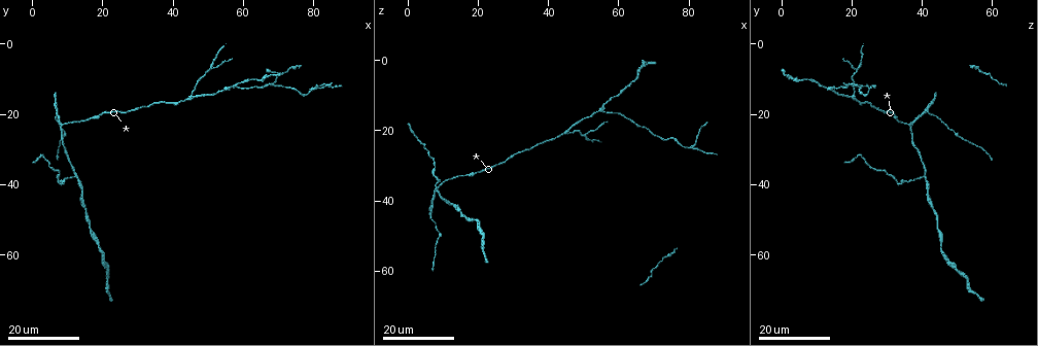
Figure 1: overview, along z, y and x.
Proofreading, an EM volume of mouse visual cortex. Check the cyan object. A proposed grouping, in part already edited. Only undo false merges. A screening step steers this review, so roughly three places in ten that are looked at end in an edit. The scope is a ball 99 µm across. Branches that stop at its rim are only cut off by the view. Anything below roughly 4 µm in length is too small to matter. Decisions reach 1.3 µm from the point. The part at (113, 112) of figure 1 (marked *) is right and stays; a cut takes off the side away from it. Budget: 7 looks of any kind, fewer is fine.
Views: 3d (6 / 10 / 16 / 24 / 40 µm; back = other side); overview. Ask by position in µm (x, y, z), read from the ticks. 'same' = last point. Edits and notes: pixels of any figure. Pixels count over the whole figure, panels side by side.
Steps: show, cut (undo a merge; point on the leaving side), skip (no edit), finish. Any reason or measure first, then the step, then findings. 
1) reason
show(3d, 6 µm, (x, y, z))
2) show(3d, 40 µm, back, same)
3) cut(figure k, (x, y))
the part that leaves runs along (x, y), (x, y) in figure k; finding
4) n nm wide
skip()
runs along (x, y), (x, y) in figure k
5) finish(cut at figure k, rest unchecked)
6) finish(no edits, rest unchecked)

a fork
show(3d, 24 µm, (13.0, 37.5, 40.5))

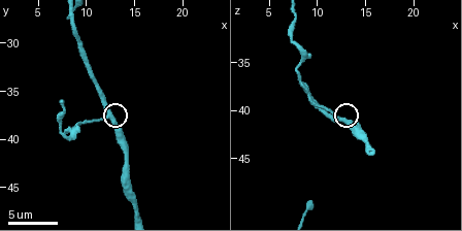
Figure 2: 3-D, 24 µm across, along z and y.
show(3d, 6 µm, (12.6, 37.8, 40.6))

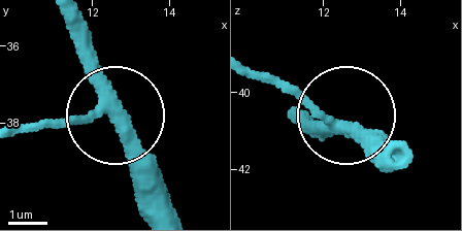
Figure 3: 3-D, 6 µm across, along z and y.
skip()
runs along (295, 109), (337, 119), (268, 73) in figure 3; all the same neuron

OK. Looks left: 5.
a fork
show(3d, 24 µm, (50.5, 7.5, 21.0))

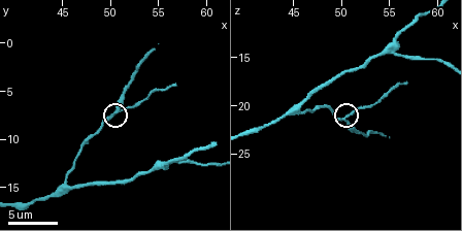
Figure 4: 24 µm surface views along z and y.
show(3d, 10 µm, (50.4, 7.2, 21.2))

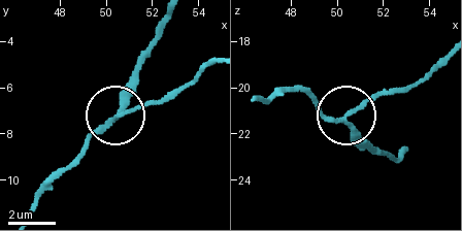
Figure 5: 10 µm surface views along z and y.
3 arms
cut(figure 5, (141, 107))
the part that leaves runs along (111, 121), (169, 100), (210, 67) in figure 5; two neurons meet here

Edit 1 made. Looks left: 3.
show(overview)

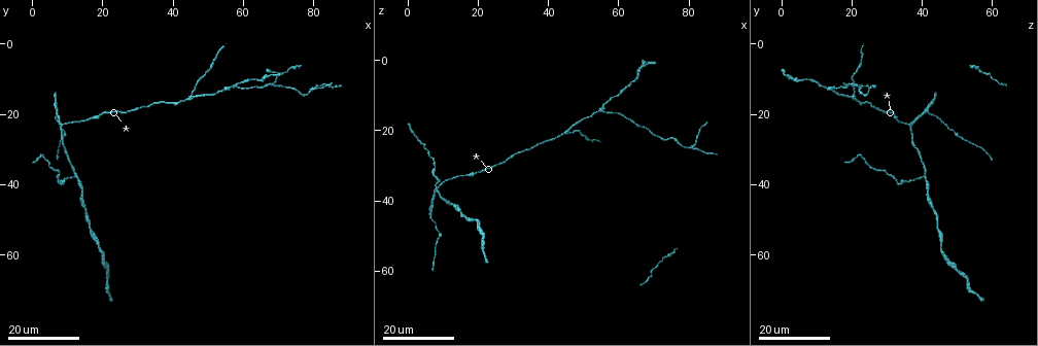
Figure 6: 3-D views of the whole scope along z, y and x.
branch point
show(3d, 16 µm, (55.5, 13.0, 14.5))

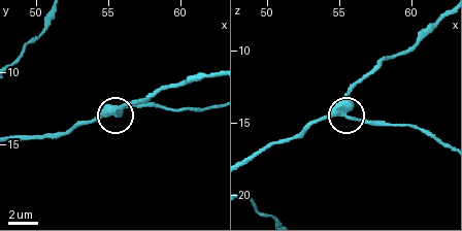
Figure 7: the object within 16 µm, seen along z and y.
show(3d, 6 µm, same)

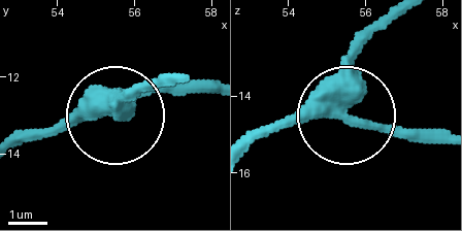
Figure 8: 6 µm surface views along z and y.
400 nm wide
skip()
runs along (250, 149), (289, 125), (344, 116), (348, 60), (364, 33) in figure 8; all the same neuron

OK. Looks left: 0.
finish(cut at figure 5, rest unchecked)

